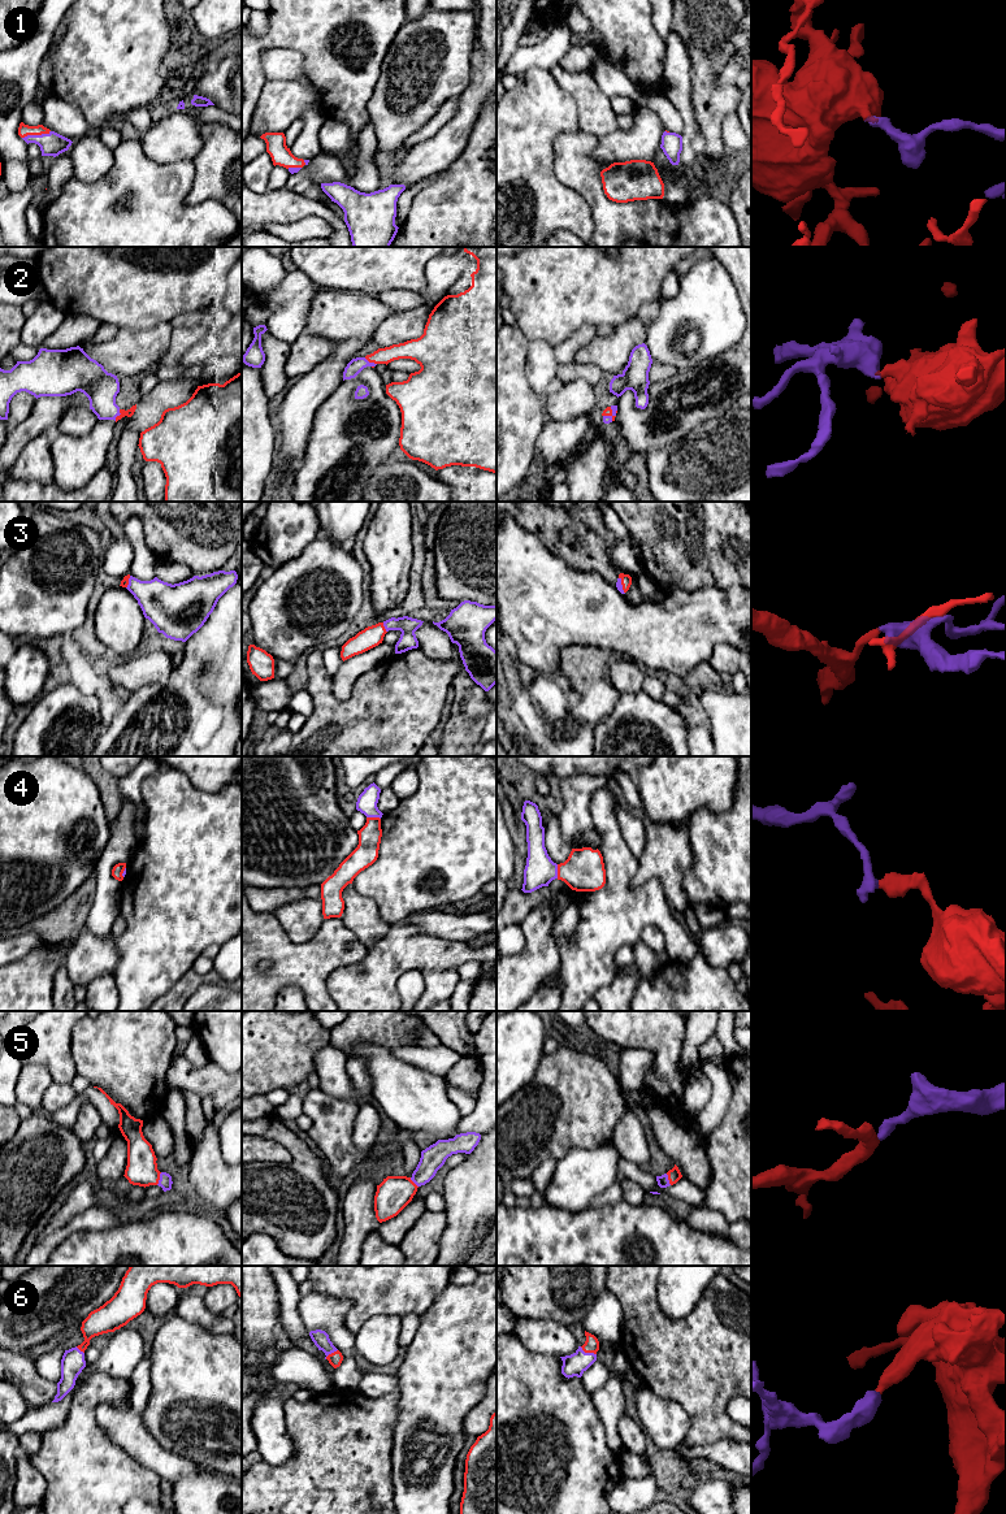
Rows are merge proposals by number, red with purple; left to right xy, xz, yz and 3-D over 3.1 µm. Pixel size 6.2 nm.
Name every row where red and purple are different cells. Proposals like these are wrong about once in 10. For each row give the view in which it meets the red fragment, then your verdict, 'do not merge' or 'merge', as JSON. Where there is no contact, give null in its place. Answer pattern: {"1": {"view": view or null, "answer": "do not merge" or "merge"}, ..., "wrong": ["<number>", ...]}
{"1": {"view": "xy", "answer": "merge"}, "2": {"view": "xz", "answer": "merge"}, "3": {"view": "xz", "answer": "merge"}, "4": {"view": "xz", "answer": "merge"}, "5": {"view": "xy", "answer": "merge"}, "6": {"view": "yz", "answer": "merge"}, "wrong": []}

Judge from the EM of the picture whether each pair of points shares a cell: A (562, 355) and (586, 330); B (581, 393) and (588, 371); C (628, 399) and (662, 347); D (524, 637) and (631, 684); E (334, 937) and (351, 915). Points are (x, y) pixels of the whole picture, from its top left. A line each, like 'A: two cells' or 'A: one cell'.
A: one cell
B: two cells
C: two cells
D: two cells
E: two cells

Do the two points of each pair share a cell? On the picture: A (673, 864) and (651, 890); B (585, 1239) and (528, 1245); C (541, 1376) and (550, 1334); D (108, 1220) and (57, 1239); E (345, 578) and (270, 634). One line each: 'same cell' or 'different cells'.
A: different cells
B: same cell
C: different cells
D: same cell
E: same cell

